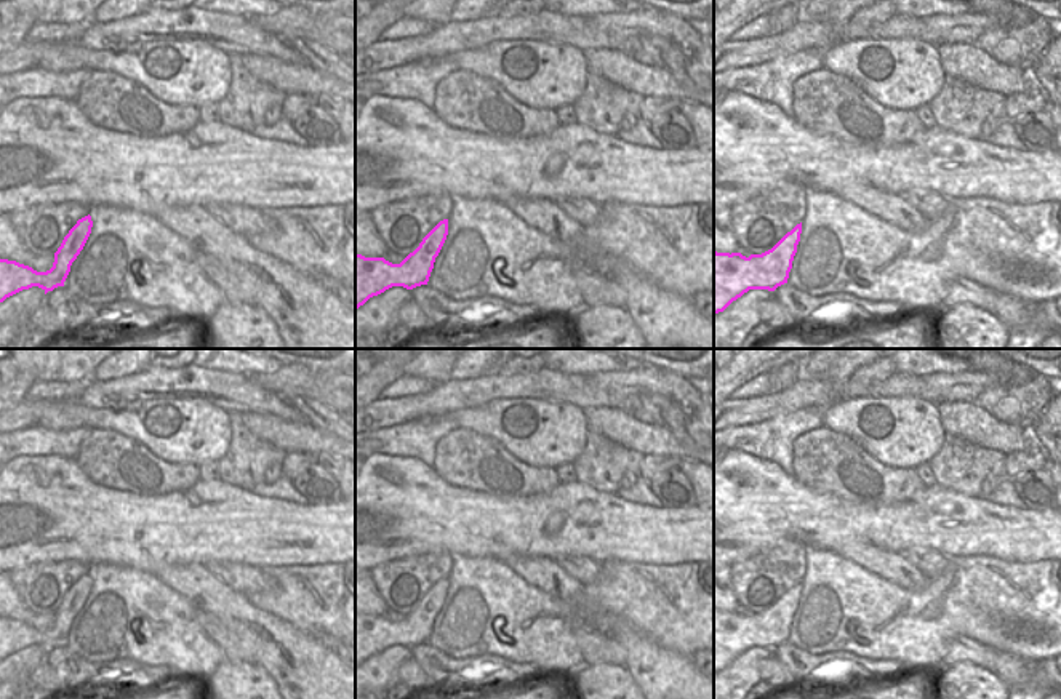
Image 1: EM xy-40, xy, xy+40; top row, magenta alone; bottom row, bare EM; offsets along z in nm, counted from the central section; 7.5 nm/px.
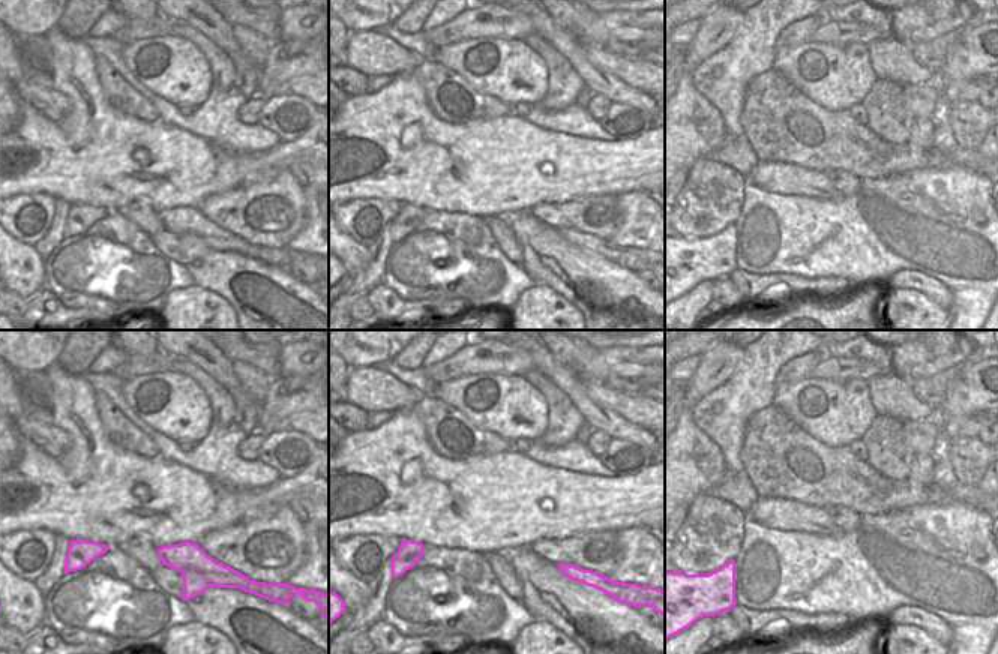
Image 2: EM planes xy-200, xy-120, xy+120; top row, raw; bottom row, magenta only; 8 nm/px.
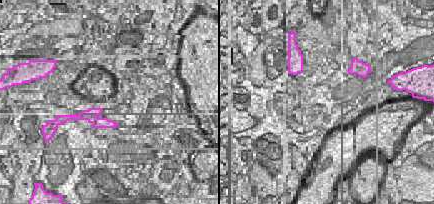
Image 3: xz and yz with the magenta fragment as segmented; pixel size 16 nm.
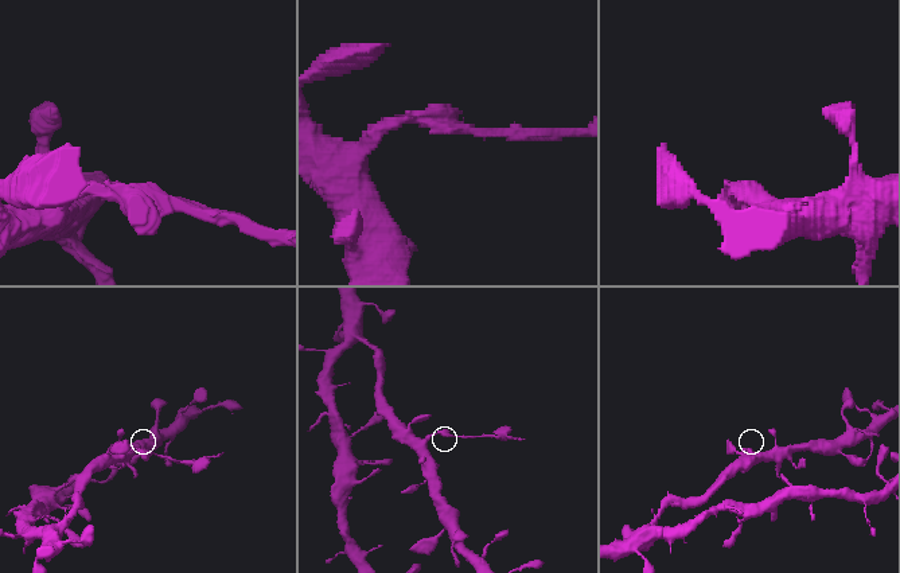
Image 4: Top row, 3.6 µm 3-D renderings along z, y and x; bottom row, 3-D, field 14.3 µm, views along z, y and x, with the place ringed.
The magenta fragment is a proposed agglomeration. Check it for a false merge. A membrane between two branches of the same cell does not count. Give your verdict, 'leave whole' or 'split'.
split

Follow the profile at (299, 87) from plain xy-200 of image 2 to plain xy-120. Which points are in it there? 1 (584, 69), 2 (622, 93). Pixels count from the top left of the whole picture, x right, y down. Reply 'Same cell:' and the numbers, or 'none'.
Same cell: none

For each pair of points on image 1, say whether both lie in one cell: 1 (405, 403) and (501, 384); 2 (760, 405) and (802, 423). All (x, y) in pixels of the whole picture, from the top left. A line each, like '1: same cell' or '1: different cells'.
1: same cell
2: different cells

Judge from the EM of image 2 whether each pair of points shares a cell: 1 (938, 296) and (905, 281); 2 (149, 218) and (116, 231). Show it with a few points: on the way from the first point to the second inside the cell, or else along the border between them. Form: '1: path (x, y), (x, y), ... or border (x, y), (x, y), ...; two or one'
1: path (931, 288), (913, 281); one
2: border (116, 210), (131, 219), (158, 249); two

